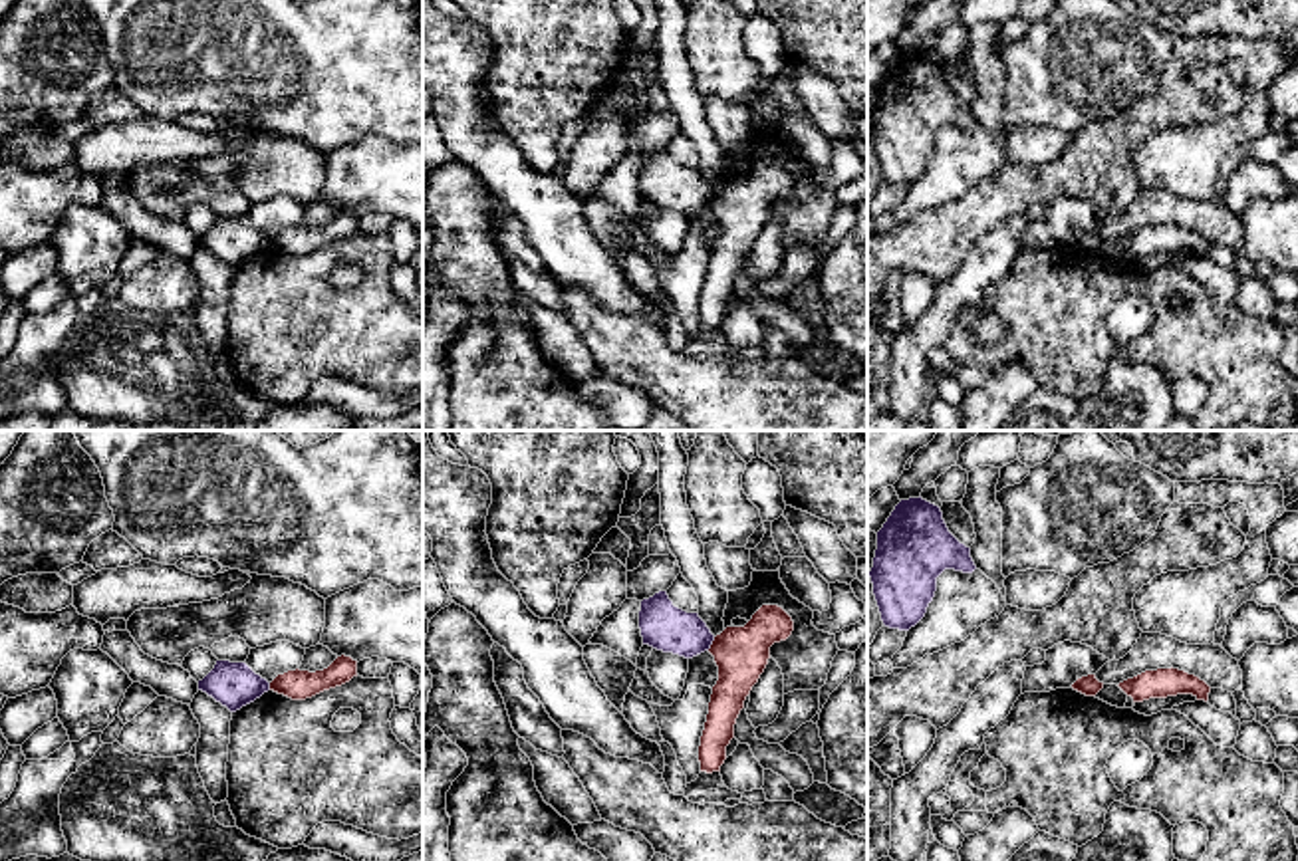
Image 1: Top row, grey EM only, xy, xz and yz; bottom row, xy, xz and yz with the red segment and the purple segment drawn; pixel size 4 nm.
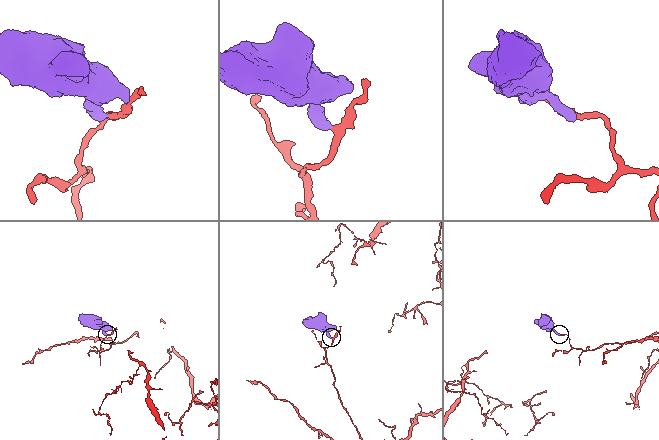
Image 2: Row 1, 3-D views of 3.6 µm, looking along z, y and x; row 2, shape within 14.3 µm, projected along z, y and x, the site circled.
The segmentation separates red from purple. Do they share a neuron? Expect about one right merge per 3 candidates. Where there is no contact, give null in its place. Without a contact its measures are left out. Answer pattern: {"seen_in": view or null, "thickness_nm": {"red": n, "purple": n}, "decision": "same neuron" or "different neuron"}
{"seen_in": "xz", "thickness_nm": {"red": 220, "purple": 190}, "decision": "different neuron"}

